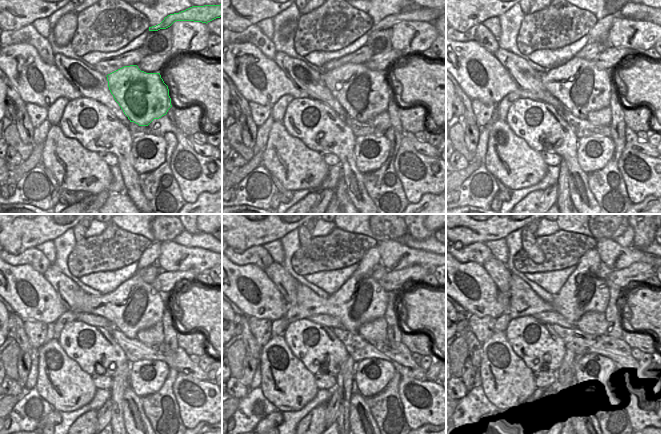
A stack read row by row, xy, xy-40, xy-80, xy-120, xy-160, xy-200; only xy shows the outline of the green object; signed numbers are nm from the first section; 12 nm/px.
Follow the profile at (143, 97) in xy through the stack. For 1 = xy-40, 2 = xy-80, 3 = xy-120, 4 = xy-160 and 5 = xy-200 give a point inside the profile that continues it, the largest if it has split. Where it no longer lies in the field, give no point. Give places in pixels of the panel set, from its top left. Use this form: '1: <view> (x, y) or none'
1: xy-40 (363, 93)
2: xy-80 (579, 85)
3: xy-120 (135, 305)
4: xy-160 (361, 299)
5: xy-200 (584, 291)

